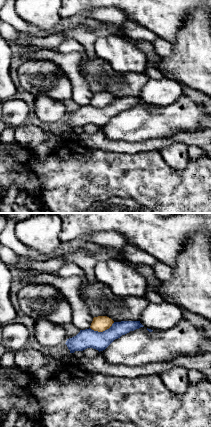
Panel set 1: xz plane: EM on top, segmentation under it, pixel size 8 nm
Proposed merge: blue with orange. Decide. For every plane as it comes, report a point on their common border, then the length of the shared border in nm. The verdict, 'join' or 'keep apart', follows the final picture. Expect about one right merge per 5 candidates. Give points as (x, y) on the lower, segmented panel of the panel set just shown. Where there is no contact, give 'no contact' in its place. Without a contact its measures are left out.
contact (103, 331); length 200 nm

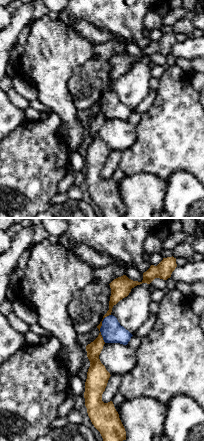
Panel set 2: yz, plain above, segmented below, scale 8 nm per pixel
contact (101, 327); length 240 nm

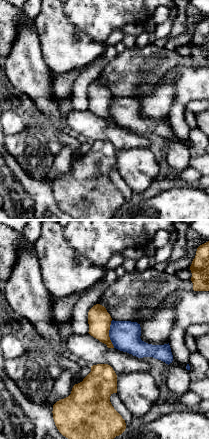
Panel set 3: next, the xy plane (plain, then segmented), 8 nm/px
contact (109, 334); length 220 nm

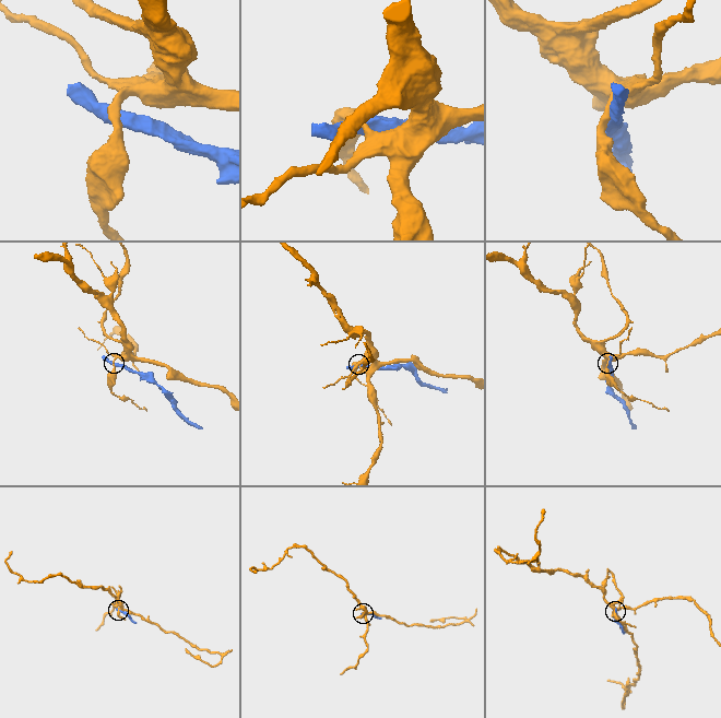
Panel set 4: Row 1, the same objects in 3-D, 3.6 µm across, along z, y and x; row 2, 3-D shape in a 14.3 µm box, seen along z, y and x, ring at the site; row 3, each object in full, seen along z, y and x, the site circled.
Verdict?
keep apart

